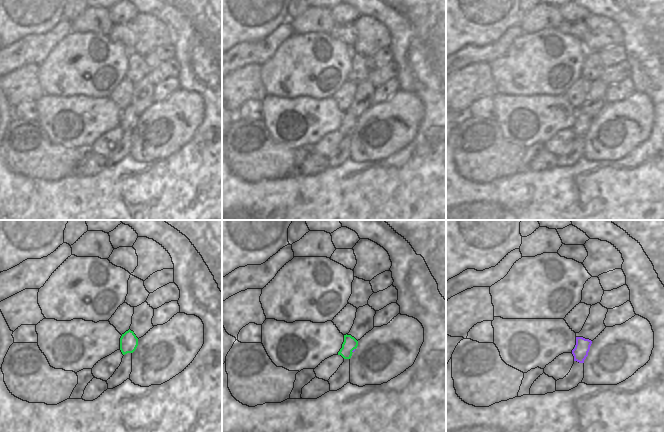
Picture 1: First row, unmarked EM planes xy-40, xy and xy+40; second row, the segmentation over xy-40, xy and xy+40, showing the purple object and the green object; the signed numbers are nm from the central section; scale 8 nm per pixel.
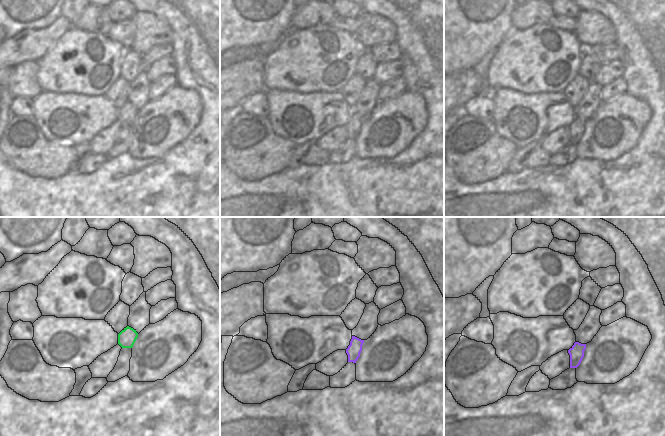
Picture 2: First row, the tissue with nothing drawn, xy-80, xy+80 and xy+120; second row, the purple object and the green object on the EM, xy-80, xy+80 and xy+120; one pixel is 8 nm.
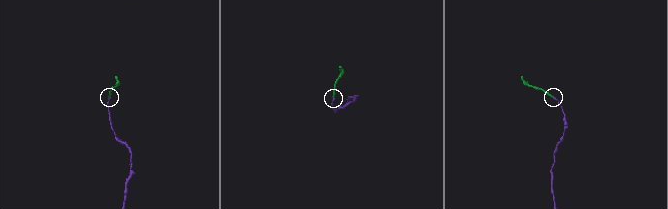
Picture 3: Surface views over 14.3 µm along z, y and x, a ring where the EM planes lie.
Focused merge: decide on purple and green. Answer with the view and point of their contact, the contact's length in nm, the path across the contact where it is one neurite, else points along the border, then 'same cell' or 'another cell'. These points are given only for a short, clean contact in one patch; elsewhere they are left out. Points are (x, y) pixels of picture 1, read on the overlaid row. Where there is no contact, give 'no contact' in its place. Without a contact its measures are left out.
meets purple in xy at (353, 350); contact 40 nm long; runs through xy (354, 349), (353, 350), (350, 343); same cell

